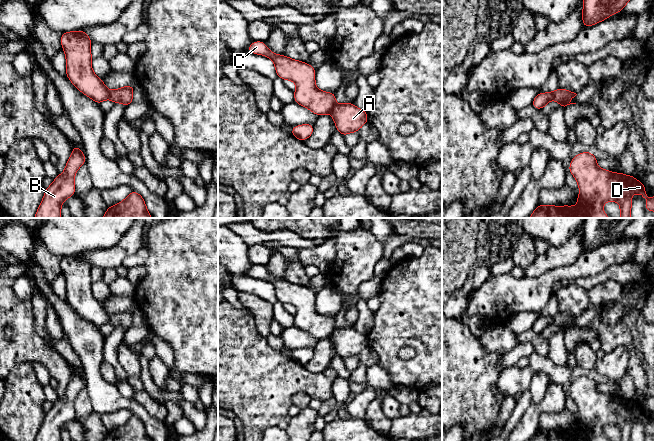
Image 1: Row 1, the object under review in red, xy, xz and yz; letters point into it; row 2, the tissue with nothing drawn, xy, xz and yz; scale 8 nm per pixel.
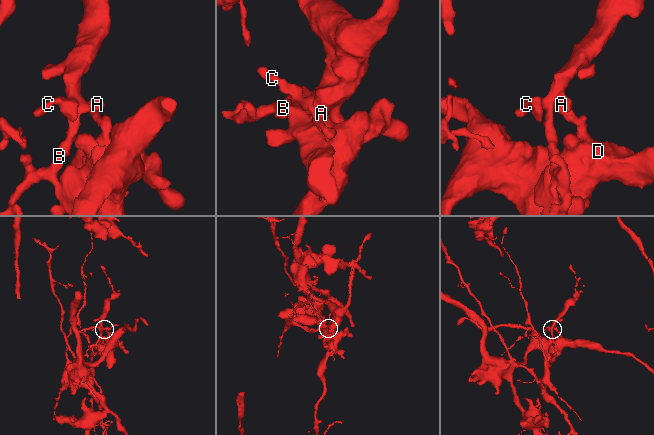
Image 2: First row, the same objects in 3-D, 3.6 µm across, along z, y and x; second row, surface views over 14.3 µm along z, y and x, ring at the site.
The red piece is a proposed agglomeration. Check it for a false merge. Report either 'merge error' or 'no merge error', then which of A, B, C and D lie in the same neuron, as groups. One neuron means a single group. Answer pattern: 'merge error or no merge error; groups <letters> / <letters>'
merge error; groups A D / B C

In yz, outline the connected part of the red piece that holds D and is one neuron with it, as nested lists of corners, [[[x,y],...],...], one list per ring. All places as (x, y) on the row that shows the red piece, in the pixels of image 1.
[[[582,152],[572,158],[569,172],[575,177],[580,195],[575,207],[539,204],[529,218],[611,218],[604,214],[606,201],[620,204],[620,218],[630,218],[633,193],[645,198],[645,210],[654,211],[654,195],[649,199],[645,185],[632,175],[613,173],[597,166],[597,157]]]

